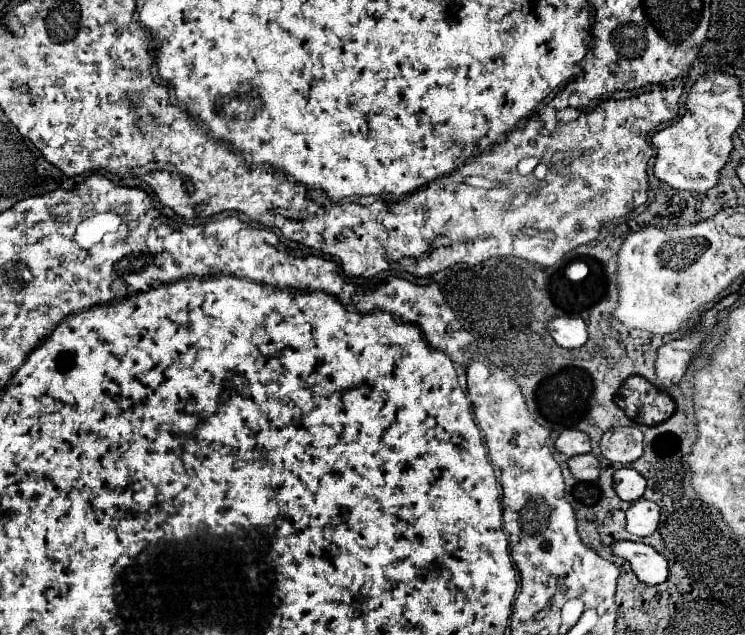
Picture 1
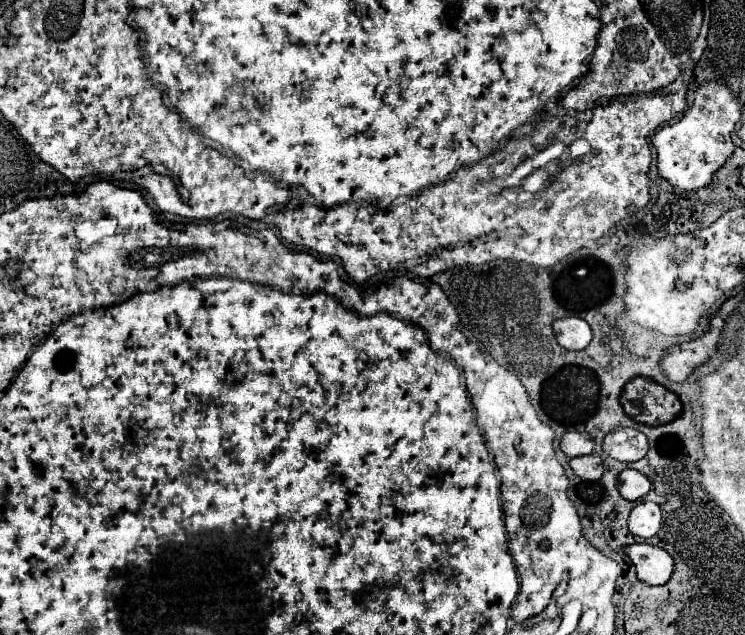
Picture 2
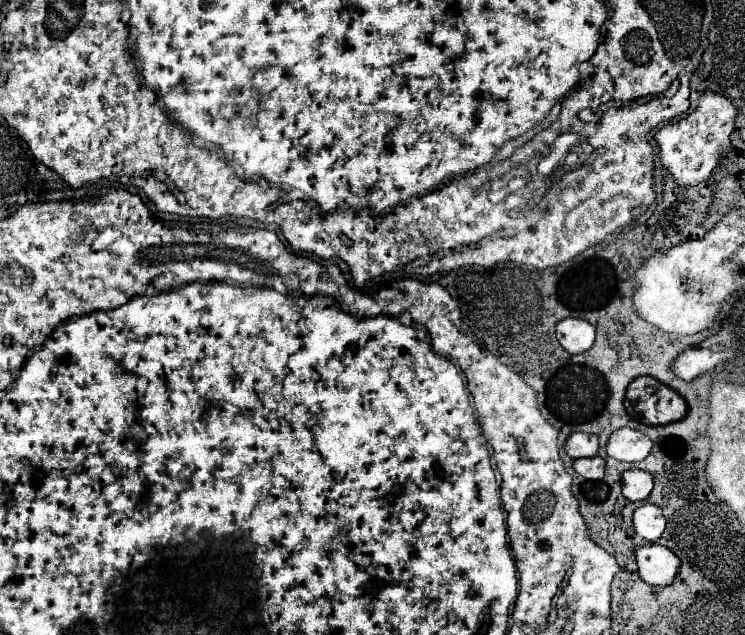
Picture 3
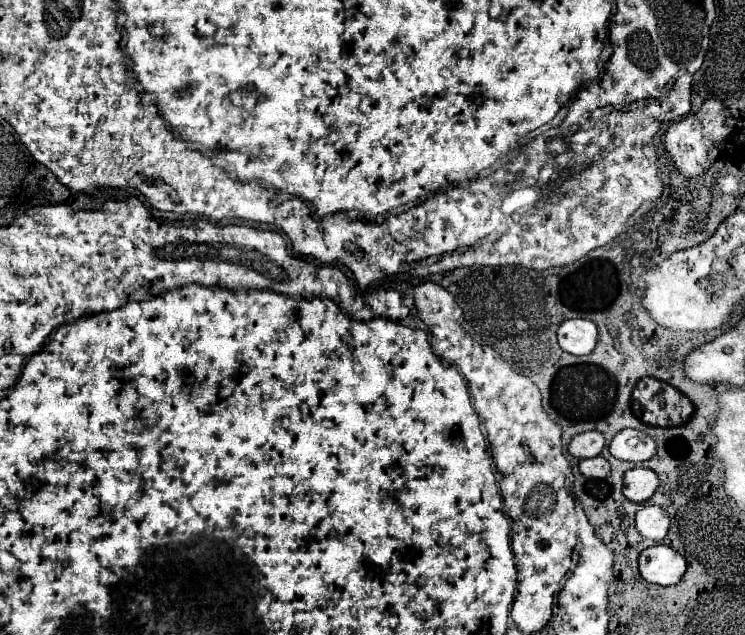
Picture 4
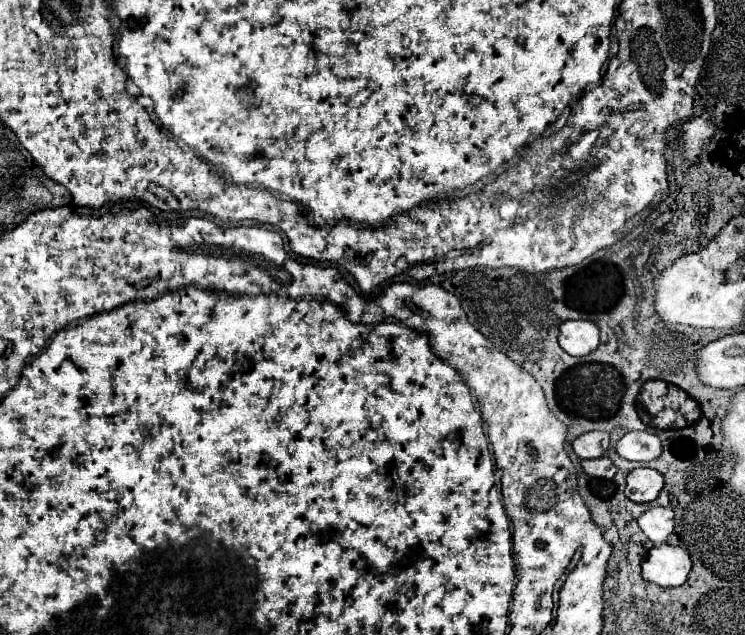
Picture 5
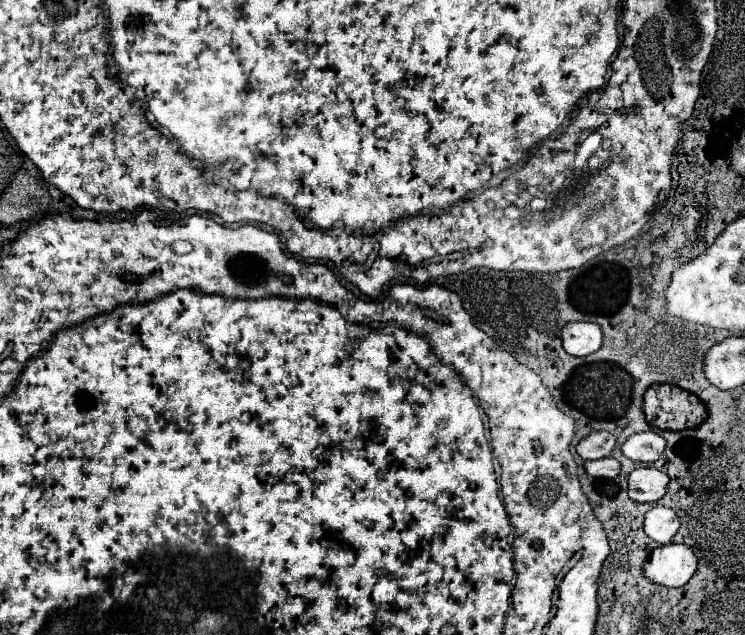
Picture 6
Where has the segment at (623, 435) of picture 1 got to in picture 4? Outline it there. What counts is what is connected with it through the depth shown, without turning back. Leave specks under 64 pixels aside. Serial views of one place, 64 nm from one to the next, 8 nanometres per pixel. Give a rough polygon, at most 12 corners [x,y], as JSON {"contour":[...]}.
{"contour":[[622,430],[610,442],[620,460],[644,462],[656,440],[640,430]]}

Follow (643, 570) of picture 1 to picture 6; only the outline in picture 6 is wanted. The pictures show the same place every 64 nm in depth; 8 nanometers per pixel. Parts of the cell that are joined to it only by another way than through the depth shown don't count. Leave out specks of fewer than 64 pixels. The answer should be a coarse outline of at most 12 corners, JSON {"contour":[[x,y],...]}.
{"contour":[[686,544],[652,550],[644,574],[684,586],[698,570]]}

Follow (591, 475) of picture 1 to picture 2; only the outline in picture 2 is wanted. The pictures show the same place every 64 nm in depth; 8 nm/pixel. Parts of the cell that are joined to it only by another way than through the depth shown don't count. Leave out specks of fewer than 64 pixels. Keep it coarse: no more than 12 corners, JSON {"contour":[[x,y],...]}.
{"contour":[[600,456],[570,460],[582,480],[600,480],[604,466]]}

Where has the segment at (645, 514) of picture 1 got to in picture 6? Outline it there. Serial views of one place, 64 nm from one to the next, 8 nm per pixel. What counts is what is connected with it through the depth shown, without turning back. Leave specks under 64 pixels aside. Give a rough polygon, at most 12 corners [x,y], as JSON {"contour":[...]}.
{"contour":[[654,506],[644,516],[644,532],[670,544],[680,528],[672,508]]}

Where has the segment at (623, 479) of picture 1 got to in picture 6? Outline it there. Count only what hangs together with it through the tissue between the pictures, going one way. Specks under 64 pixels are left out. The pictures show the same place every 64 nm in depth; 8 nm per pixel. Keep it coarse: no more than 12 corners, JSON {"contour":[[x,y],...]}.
{"contour":[[636,468],[628,478],[634,502],[658,502],[668,492],[668,474]]}

